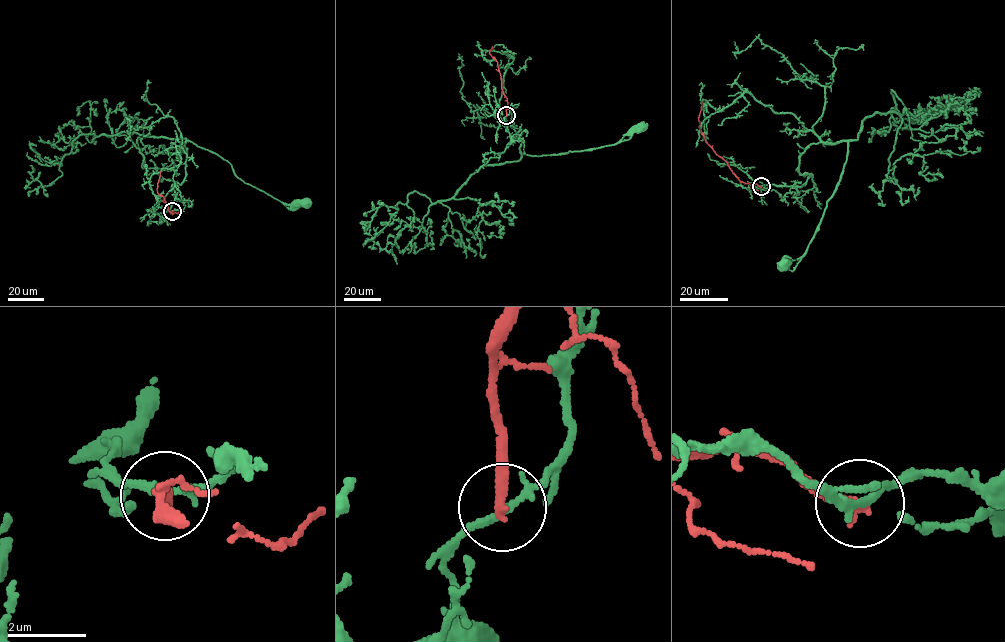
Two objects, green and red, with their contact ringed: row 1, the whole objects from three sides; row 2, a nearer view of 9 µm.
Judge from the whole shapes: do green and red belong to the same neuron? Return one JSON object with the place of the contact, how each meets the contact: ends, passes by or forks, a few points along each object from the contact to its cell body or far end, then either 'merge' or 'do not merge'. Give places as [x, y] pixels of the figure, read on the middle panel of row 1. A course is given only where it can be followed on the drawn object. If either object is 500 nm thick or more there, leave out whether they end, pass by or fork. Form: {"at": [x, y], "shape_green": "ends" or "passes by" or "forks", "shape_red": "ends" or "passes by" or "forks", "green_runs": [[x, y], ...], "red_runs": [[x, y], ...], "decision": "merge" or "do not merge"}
{"at": [506, 115], "shape_green": "passes by", "shape_red": "ends", "green_runs": [[506, 115], [508, 144], [520, 127], [519, 150], [532, 155], [613, 145], [628, 140], [641, 127]], "red_runs": [[506, 115], [507, 98], [501, 88], [497, 62], [489, 53], [492, 47]], "decision": "do not merge"}

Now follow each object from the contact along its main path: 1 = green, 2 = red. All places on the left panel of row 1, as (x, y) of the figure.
1: (172, 210), (173, 187), (185, 174), (187, 141), (222, 157), (239, 178), (289, 209), (305, 202)
2: (172, 211), (157, 190), (159, 171)

